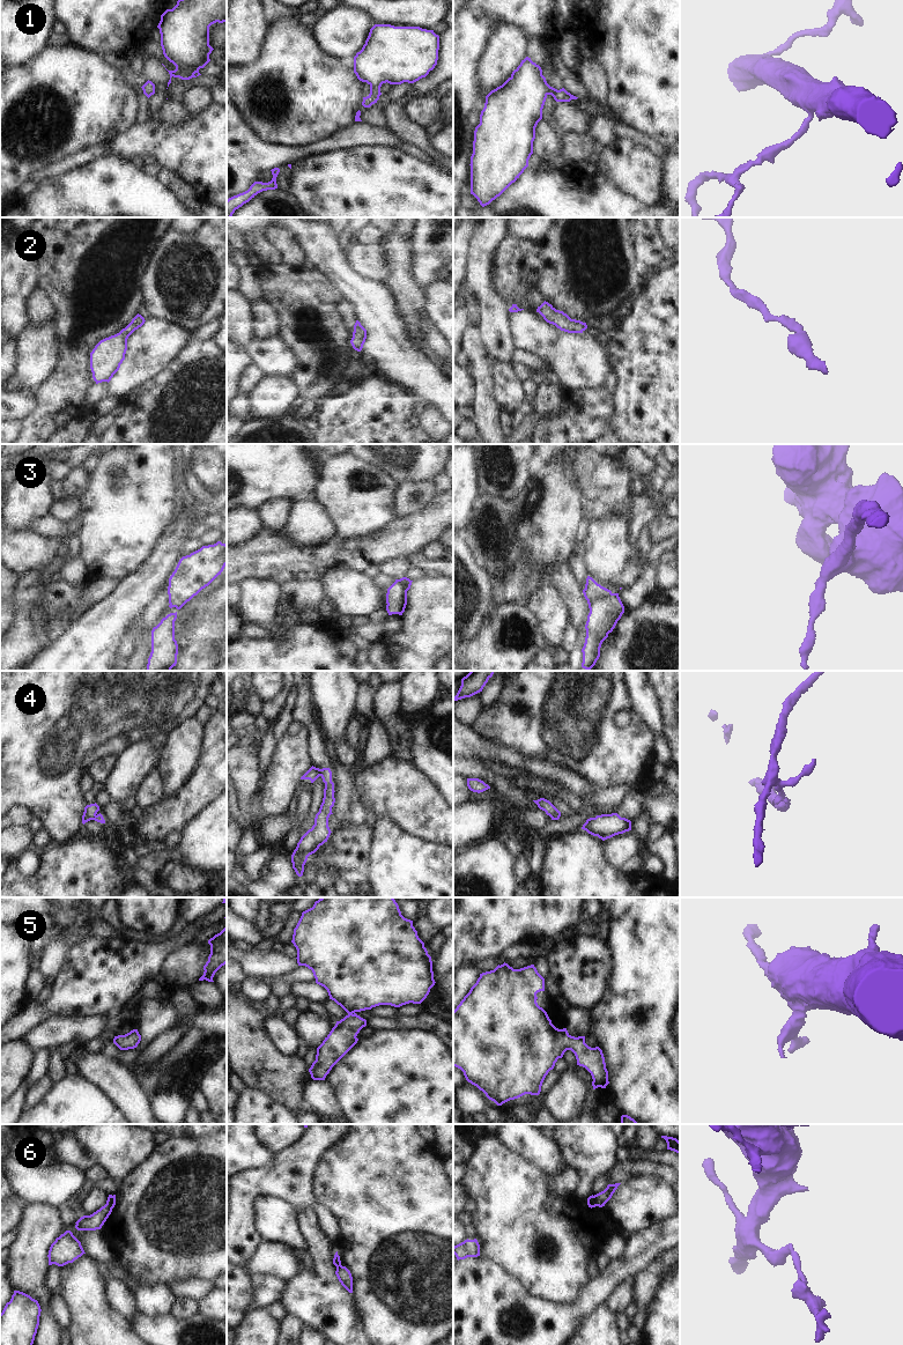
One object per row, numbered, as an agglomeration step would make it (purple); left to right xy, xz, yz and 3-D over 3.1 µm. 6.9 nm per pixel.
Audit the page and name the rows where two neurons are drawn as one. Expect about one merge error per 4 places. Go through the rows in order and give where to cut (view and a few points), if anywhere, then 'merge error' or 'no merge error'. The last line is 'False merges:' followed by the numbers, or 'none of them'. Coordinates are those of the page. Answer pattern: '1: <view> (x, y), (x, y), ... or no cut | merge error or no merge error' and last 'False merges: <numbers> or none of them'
1: no cut | no merge error
2: no cut | no merge error
3: yz (613, 593), (600, 597), (589, 605) | merge error
4: xz (319, 769), (320, 775) | merge error
5: no cut | no merge error
6: yz (593, 1196), (597, 1205) | merge error
False merges: 3, 4, 6

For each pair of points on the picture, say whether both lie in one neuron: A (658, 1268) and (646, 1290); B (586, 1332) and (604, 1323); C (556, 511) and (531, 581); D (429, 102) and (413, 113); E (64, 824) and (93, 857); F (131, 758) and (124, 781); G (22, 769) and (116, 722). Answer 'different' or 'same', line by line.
A: same
B: same
C: same
D: same
E: different
F: same
G: same

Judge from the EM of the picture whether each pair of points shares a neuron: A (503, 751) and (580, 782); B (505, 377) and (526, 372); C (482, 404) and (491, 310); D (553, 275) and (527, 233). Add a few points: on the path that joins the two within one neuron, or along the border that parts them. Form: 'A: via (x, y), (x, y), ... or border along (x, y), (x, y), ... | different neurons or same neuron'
A: via (523, 762), (561, 774) | same neuron
B: border along (511, 363), (517, 377), (522, 382) | different neurons
C: border along (478, 329), (483, 349), (494, 359) | different neurons
D: border along (549, 229), (539, 242), (517, 241), (506, 235) | different neurons

